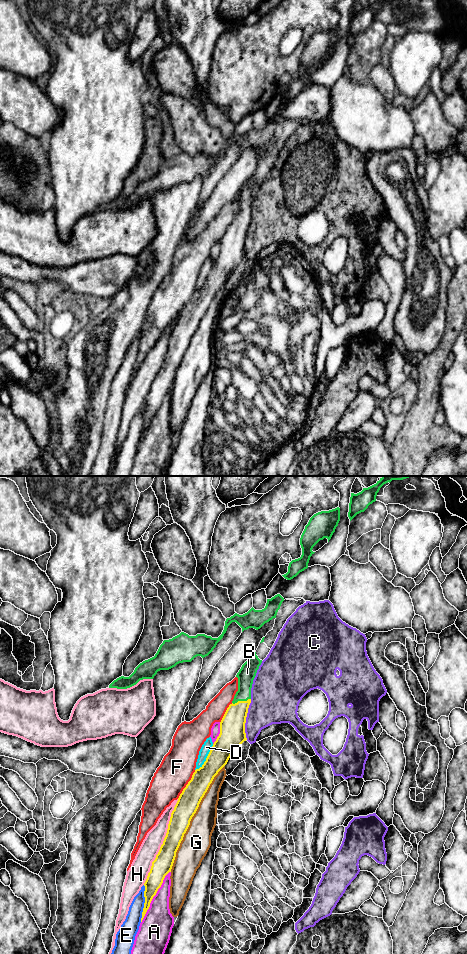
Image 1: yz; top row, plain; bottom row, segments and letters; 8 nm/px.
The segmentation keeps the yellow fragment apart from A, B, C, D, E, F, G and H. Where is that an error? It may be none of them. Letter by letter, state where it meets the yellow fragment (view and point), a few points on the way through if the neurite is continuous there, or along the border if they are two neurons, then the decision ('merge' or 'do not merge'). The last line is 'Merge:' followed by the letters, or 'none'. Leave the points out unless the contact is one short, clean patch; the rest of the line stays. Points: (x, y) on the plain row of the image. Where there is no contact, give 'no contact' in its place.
A: contact yz (153, 416); do not merge
B: contact yz (241, 221); merge
C: contact yz (245, 239); border yz (251, 219), (245, 243), (246, 259); do not merge
D: contact yz (206, 278); do not merge
E: contact yz (144, 423); do not merge
F: contact yz (187, 304); do not merge
G: contact yz (191, 338); do not merge
H: contact yz (163, 362); do not merge
Merge: B

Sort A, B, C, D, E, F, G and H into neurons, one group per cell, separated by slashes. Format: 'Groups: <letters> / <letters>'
Groups: A / B / C / D H / E / F / G

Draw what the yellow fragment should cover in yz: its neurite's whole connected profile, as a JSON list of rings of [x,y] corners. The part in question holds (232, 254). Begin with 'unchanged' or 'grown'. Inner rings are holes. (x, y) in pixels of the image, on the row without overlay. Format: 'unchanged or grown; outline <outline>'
grown; outline [[[255,172],[237,193],[238,211],[220,242],[220,254],[204,284],[195,290],[191,300],[183,309],[171,333],[163,364],[152,382],[150,392],[144,403],[145,423],[141,442],[165,396],[171,392],[176,372],[184,354],[214,297],[227,284],[238,267],[247,260],[245,243],[251,223],[251,208],[261,183],[262,180],[258,178]]]

